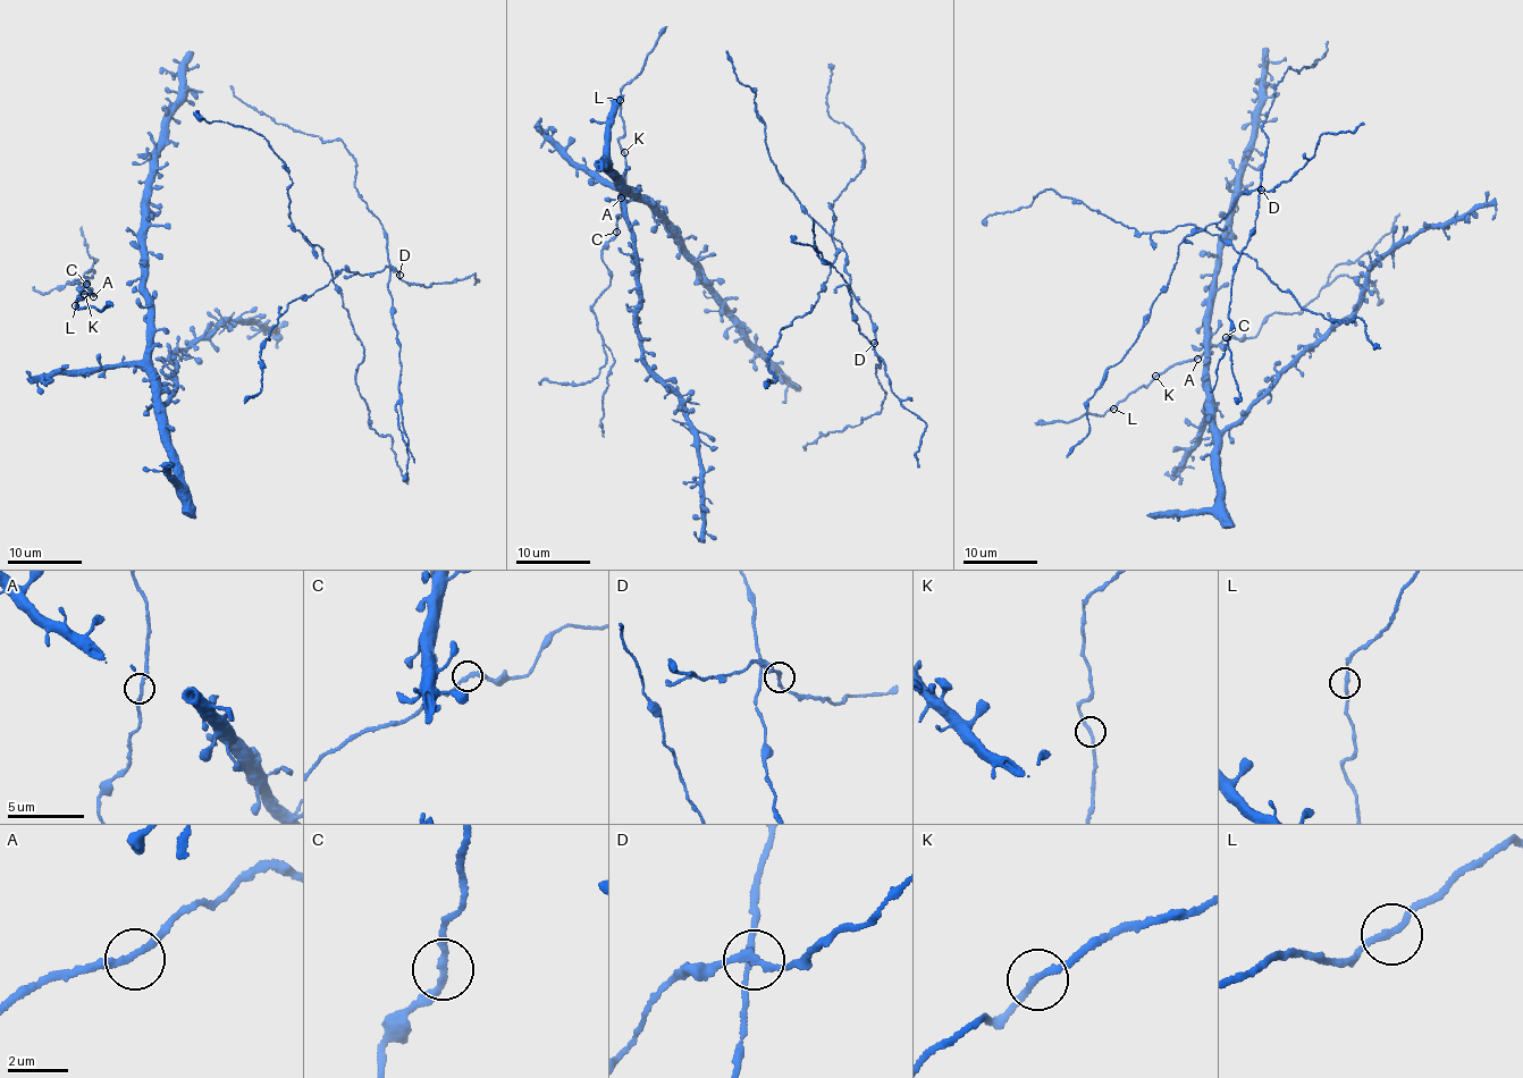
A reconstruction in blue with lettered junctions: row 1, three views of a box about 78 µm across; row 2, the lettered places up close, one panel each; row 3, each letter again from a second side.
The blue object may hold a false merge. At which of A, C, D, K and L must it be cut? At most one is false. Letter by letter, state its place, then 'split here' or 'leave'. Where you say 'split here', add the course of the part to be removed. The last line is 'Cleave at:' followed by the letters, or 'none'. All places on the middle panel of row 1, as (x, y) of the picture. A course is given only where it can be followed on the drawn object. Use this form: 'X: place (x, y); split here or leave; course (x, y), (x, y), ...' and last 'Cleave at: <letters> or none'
A: place (621, 198); leave
C: place (616, 232); leave
D: place (874, 343); leave
K: place (624, 152); leave
L: place (620, 100); leave
Cleave at: none

